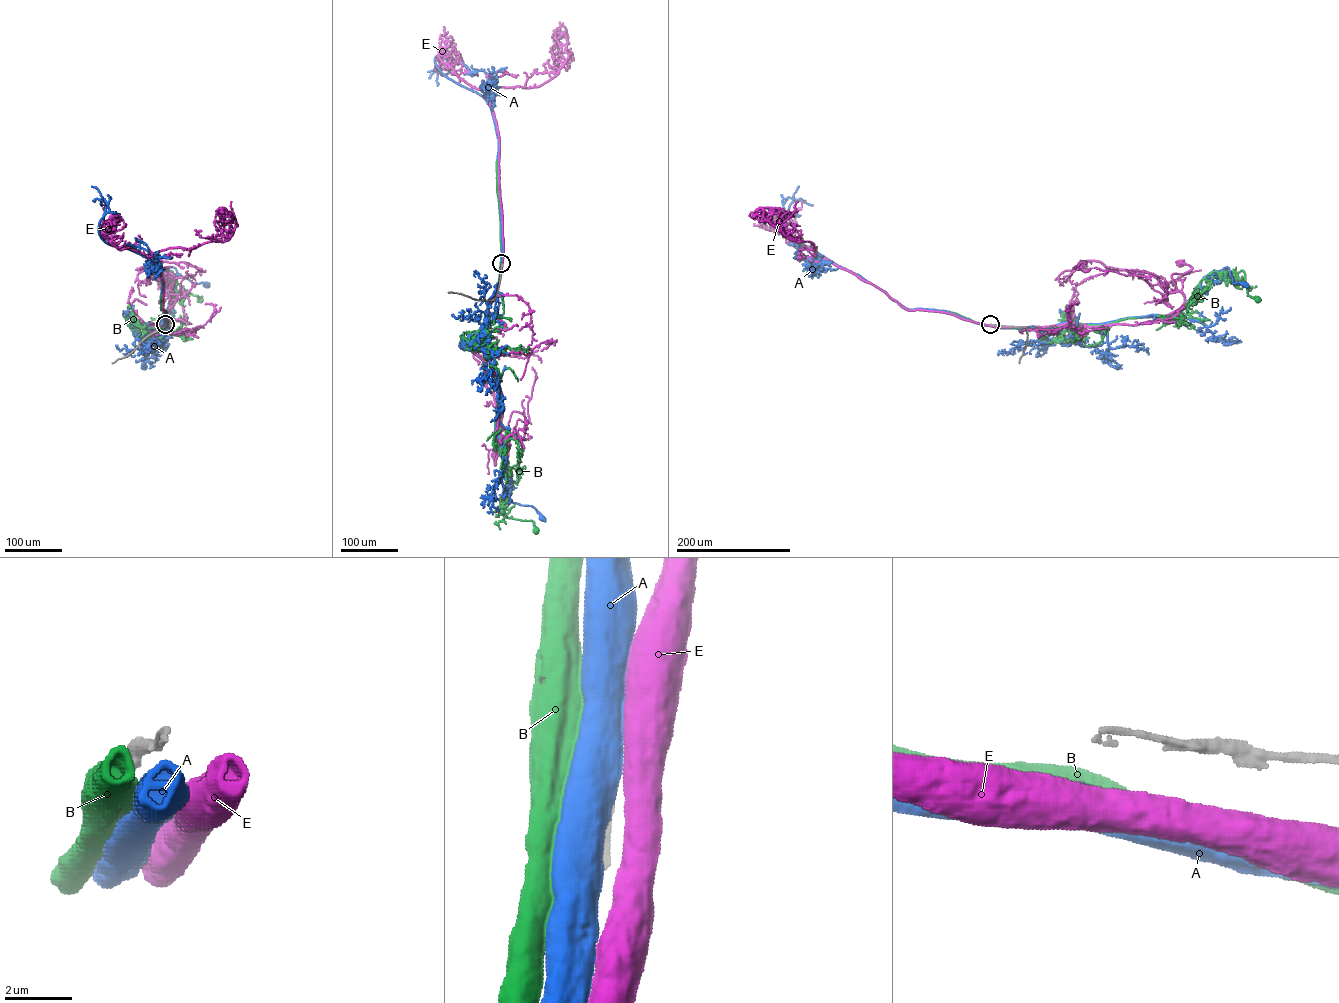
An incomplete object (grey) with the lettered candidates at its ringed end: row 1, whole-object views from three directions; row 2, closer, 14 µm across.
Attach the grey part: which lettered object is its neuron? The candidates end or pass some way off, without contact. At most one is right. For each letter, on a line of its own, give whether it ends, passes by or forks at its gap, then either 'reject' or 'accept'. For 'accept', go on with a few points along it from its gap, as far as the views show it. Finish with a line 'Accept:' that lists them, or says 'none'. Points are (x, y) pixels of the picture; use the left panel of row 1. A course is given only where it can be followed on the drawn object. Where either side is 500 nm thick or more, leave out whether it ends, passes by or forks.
A: reject
B: reject
E: reject
Accept: none

